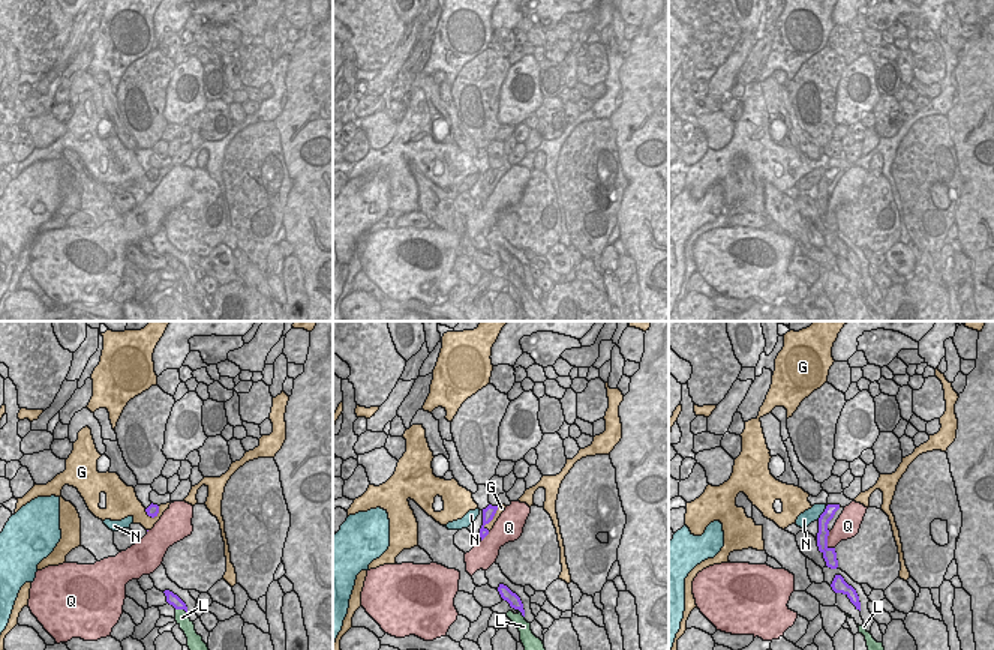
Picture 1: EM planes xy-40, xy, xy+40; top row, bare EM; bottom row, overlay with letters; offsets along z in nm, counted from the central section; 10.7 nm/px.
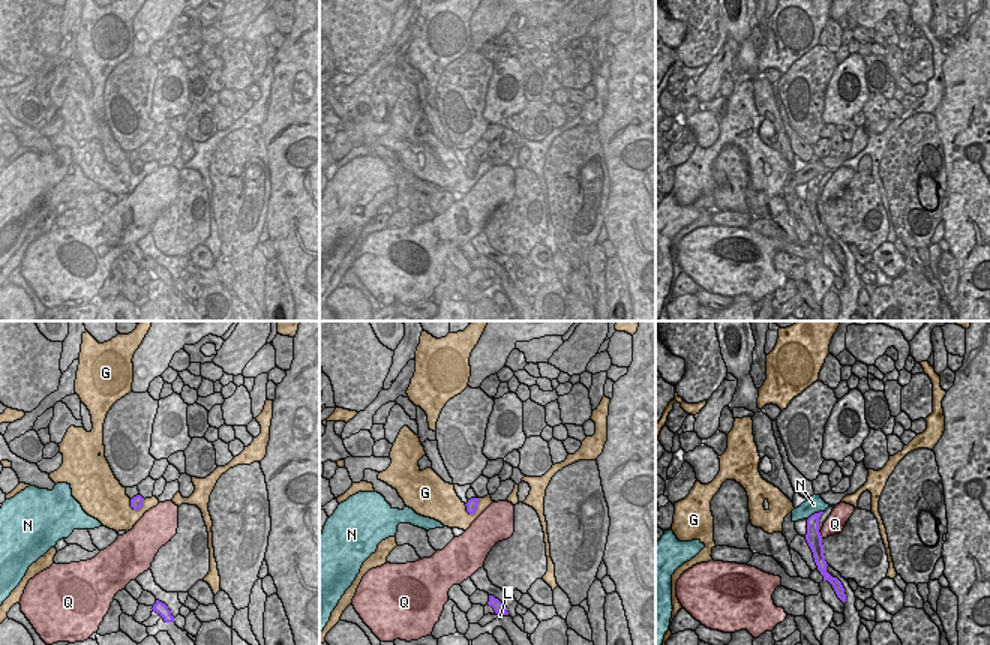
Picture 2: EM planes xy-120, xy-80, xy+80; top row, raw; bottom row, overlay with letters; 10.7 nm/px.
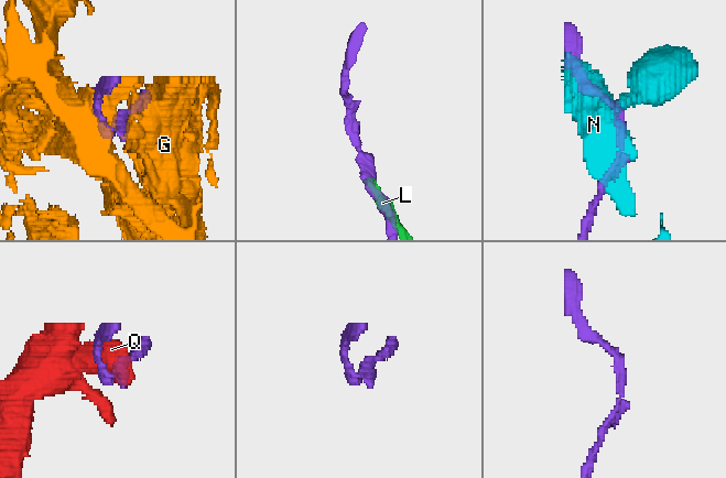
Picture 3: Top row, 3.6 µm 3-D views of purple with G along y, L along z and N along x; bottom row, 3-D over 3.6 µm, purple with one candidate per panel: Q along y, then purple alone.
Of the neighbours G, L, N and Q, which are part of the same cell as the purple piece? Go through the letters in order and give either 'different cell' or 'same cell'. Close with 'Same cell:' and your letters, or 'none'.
G: different cell
L: different cell
N: different cell
Q: different cell
Same cell: none

